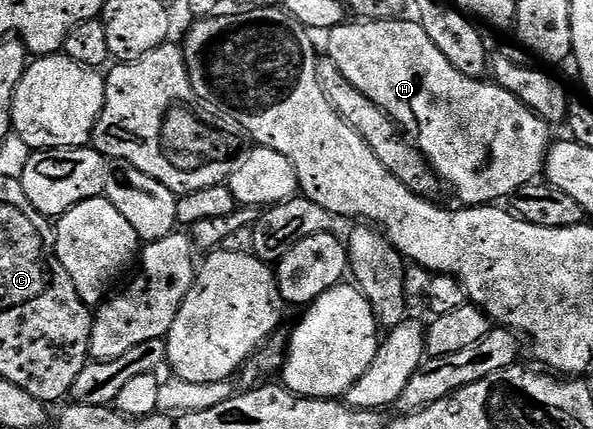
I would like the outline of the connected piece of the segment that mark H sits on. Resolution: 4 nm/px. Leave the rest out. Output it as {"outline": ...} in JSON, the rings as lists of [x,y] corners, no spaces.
{"outline":[[[351,20],[345,21],[343,24],[335,26],[327,31],[328,50],[326,57],[336,66],[337,72],[342,75],[348,83],[352,85],[358,92],[362,92],[362,96],[366,96],[378,108],[386,111],[389,118],[396,123],[397,127],[414,143],[417,150],[423,154],[428,161],[428,165],[432,167],[437,179],[441,183],[444,182],[448,186],[452,186],[452,190],[461,198],[465,207],[487,206],[489,204],[499,203],[499,198],[504,200],[511,199],[512,195],[523,191],[535,178],[541,177],[544,169],[544,157],[548,155],[548,147],[550,145],[550,137],[548,138],[549,123],[543,122],[528,106],[521,104],[515,96],[510,92],[506,92],[500,86],[489,84],[484,80],[473,80],[464,78],[454,68],[446,56],[442,56],[442,52],[438,52],[438,48],[434,48],[434,40],[430,40],[430,36],[426,36],[426,32],[420,27],[419,21],[404,22],[405,20]]]}

